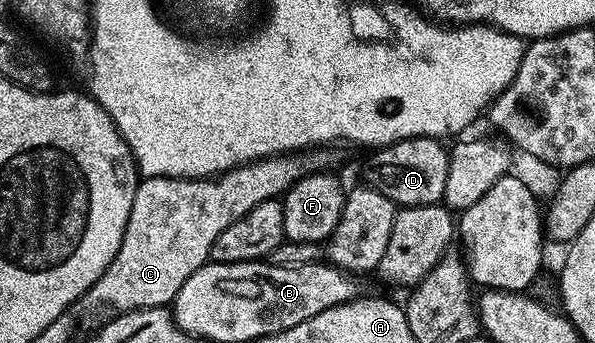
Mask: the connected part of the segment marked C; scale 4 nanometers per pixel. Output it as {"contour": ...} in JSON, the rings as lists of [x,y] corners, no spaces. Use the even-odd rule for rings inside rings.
{"contour":[[[276,154],[259,158],[256,162],[246,162],[243,166],[235,166],[232,170],[210,178],[143,178],[133,196],[133,208],[129,212],[121,248],[117,248],[117,256],[113,256],[109,268],[103,270],[103,275],[83,295],[82,305],[92,306],[95,310],[108,306],[113,310],[111,312],[148,310],[154,306],[170,307],[182,285],[199,268],[207,265],[217,236],[221,236],[229,224],[241,220],[241,216],[257,208],[257,204],[286,194],[291,185],[308,170],[303,156]]]}

